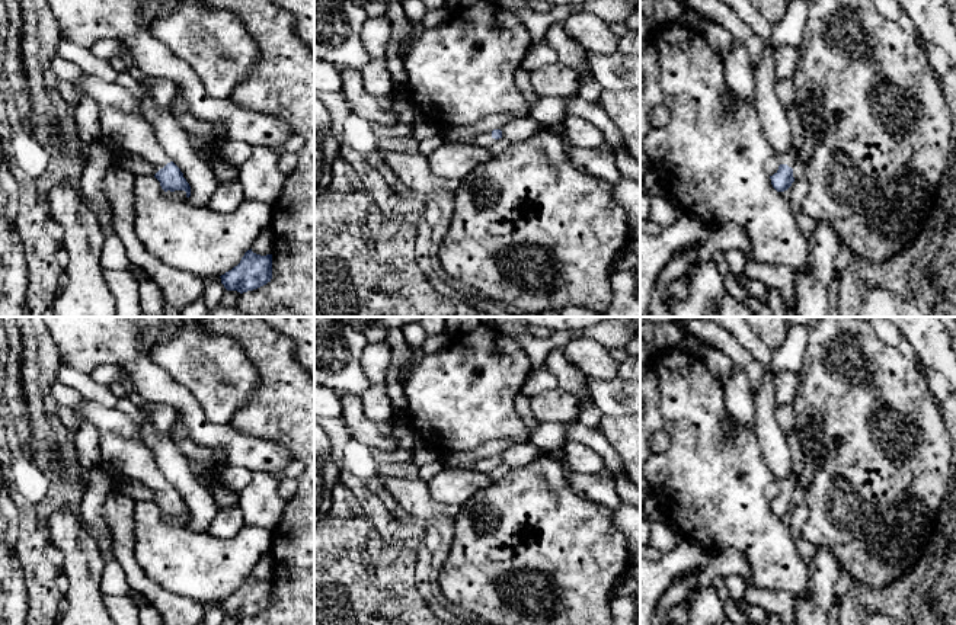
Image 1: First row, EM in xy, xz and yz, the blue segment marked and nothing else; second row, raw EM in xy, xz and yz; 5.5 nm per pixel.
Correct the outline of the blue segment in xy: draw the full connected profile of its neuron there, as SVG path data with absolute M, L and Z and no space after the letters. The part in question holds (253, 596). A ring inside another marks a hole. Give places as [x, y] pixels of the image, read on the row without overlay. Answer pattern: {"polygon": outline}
{"polygon": "M250 574L237 592L220 603L227 616L243 619L258 615L272 605L272 580L260 581Z"}

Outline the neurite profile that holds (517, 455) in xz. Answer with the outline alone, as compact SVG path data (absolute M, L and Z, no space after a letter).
M518 442L512 443L499 455L502 456L502 462L514 469L538 459L543 453L544 452L531 442Z

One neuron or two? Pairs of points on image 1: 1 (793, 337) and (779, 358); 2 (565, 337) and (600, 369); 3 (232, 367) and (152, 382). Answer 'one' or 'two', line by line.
1: one
2: two
3: two

